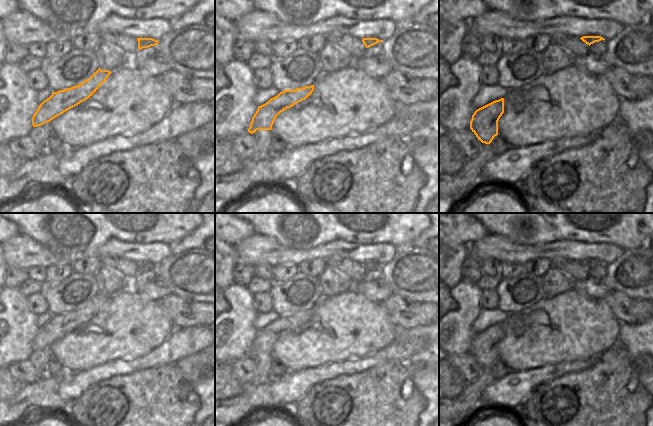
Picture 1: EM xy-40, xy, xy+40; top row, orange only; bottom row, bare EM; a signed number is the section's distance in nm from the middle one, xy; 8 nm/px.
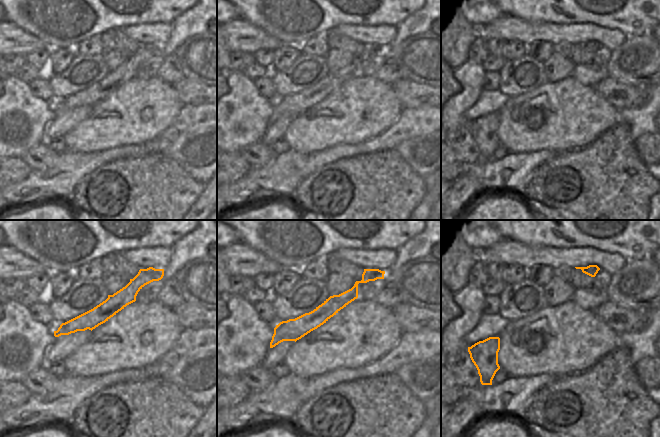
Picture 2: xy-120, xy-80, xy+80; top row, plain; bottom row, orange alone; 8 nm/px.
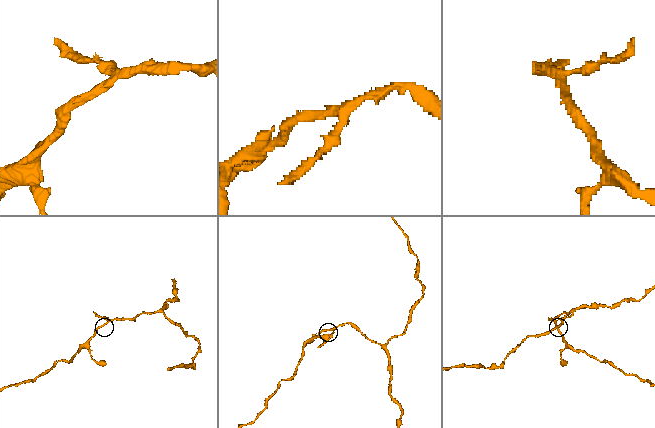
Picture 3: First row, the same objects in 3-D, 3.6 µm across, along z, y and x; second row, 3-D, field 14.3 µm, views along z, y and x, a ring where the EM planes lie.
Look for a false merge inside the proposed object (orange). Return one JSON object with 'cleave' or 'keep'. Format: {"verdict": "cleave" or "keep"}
{"verdict": "keep"}

